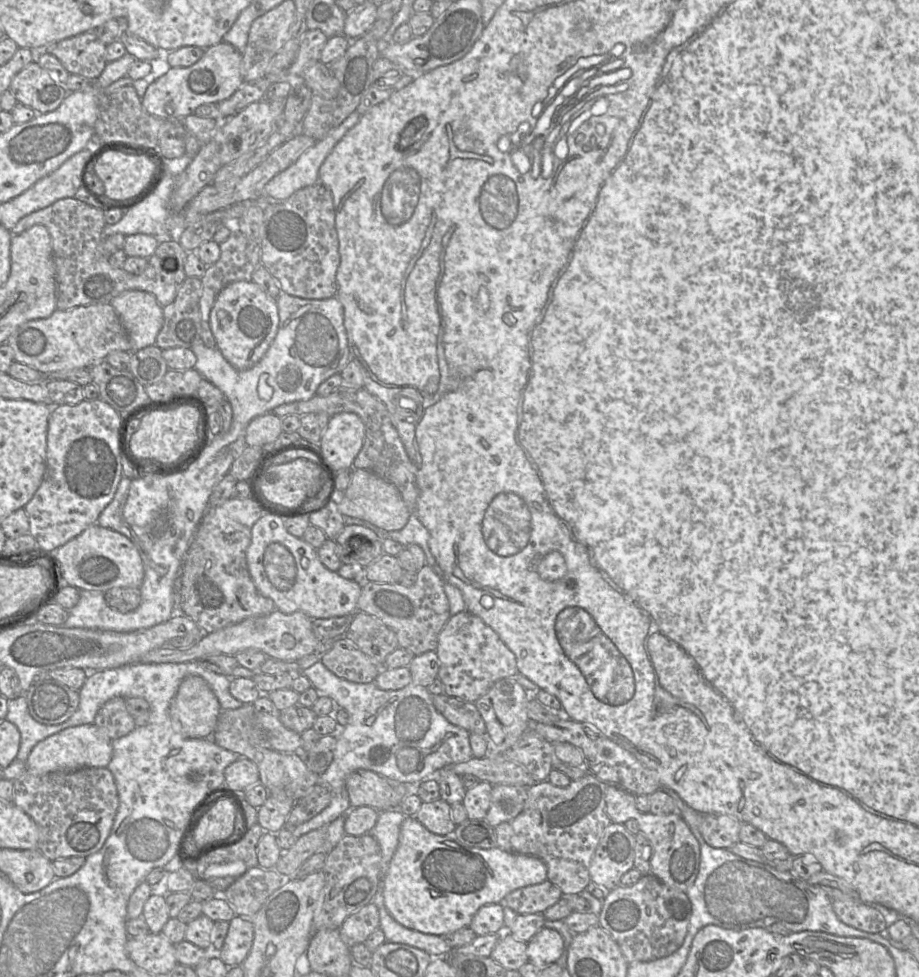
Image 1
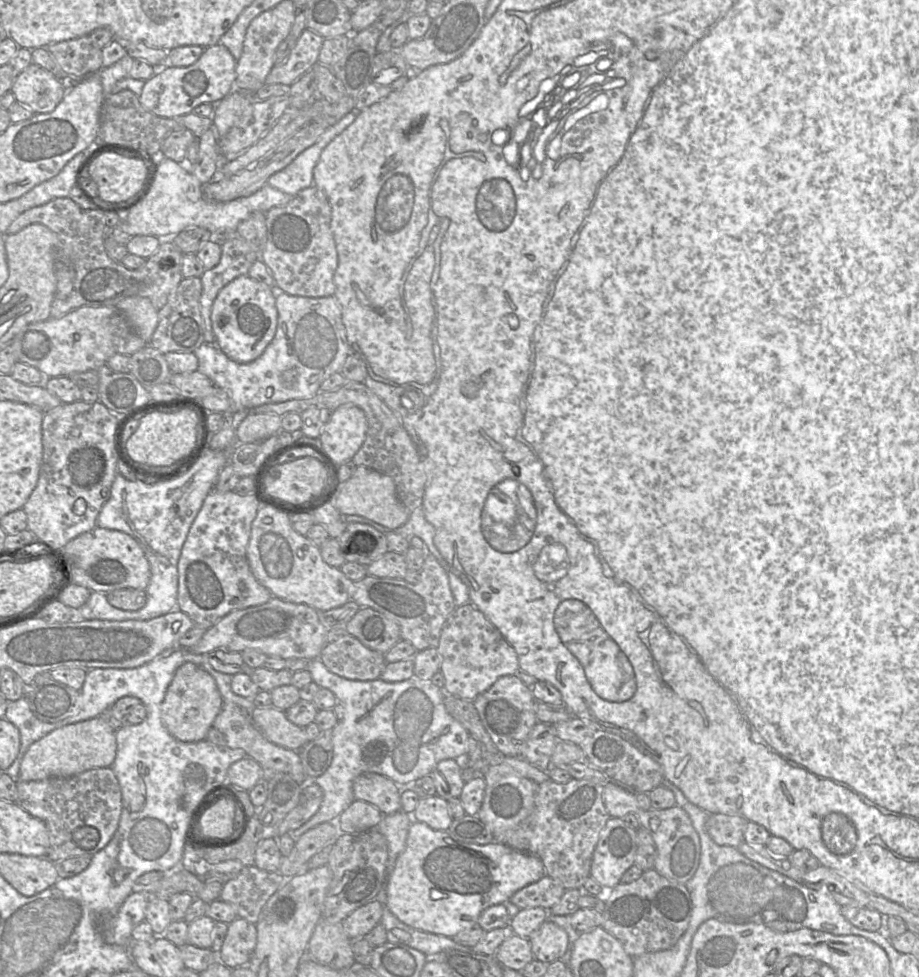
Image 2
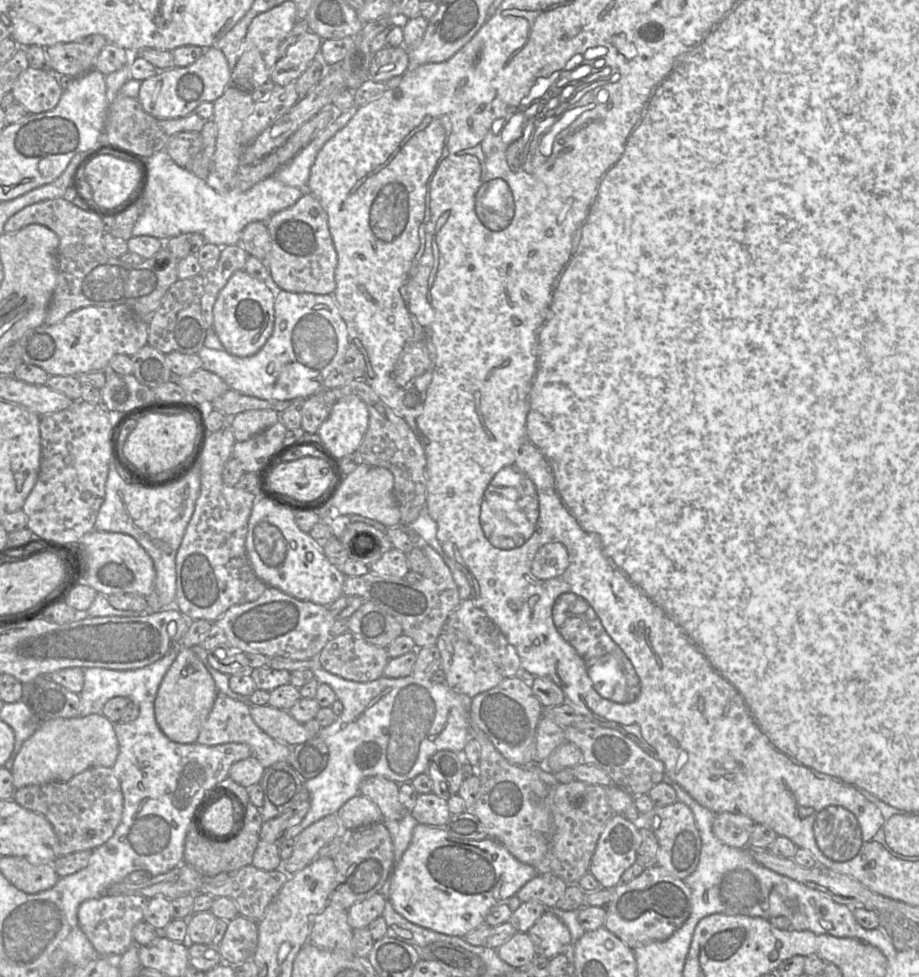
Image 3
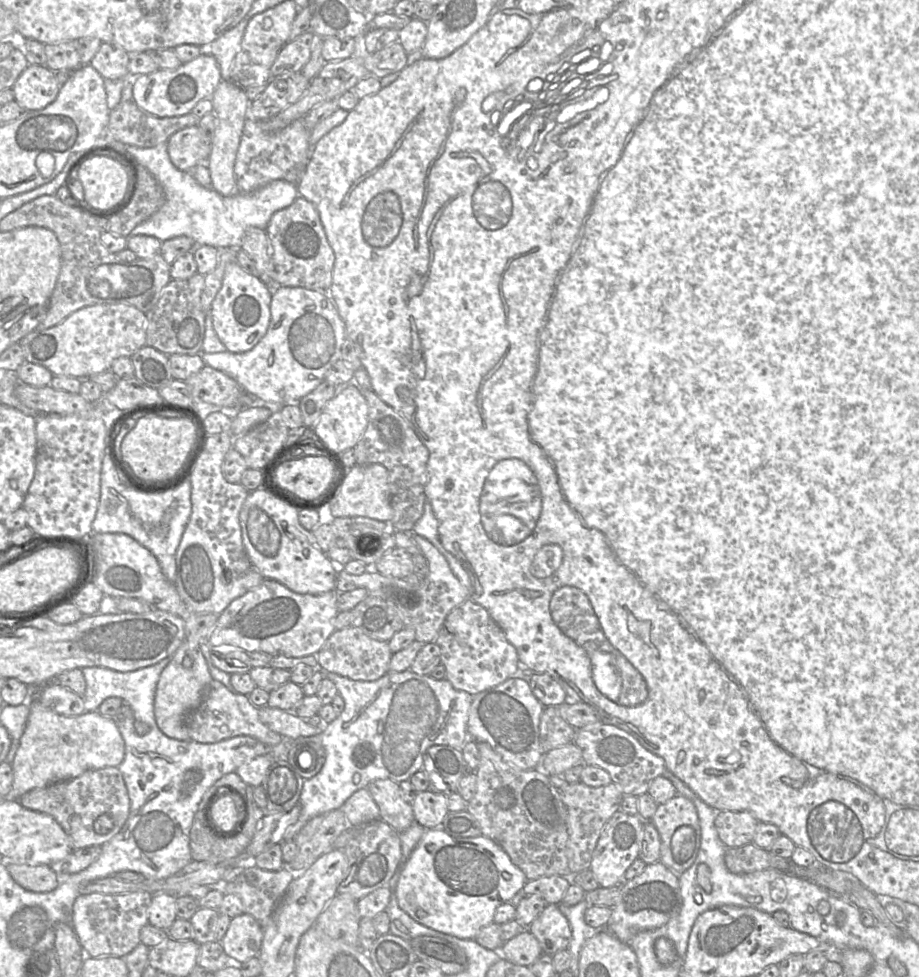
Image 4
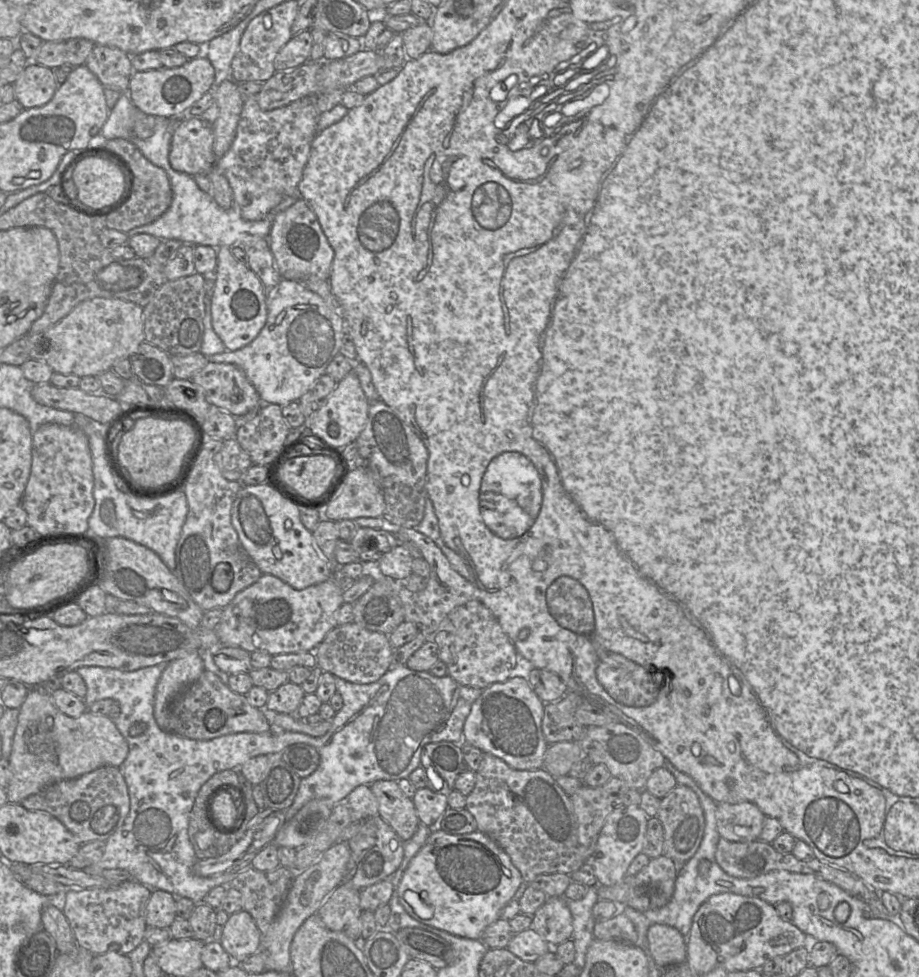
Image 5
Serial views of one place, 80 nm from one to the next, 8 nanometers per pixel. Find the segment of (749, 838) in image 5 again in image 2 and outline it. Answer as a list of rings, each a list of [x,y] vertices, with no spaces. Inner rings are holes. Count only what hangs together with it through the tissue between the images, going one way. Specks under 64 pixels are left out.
[[[711,814],[706,831],[718,845],[738,847],[744,842],[744,831],[749,821],[738,815]]]

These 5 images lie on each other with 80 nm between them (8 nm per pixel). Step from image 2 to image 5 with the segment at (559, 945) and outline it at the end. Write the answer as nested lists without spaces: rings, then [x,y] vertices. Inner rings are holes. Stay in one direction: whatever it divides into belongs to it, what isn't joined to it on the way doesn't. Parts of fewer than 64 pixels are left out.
[[[547,897],[534,913],[531,928],[551,947],[571,939],[573,918],[565,897]]]

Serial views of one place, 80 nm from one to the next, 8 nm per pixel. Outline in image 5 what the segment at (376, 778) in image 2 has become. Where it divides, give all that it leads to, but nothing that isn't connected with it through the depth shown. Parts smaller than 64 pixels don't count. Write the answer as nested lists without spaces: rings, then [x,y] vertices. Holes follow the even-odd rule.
[[[377,781],[370,788],[378,801],[378,816],[404,842],[409,840],[421,824],[413,799],[403,793],[397,781]]]

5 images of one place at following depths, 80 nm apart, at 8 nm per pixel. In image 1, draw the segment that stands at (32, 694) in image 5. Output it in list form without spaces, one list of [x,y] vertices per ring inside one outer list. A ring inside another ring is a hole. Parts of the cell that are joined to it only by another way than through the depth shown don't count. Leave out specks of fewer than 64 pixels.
[[[94,723],[84,724],[66,728],[36,744],[28,757],[26,772],[43,775],[84,768],[105,768],[110,763],[112,755],[112,740],[101,733]]]

